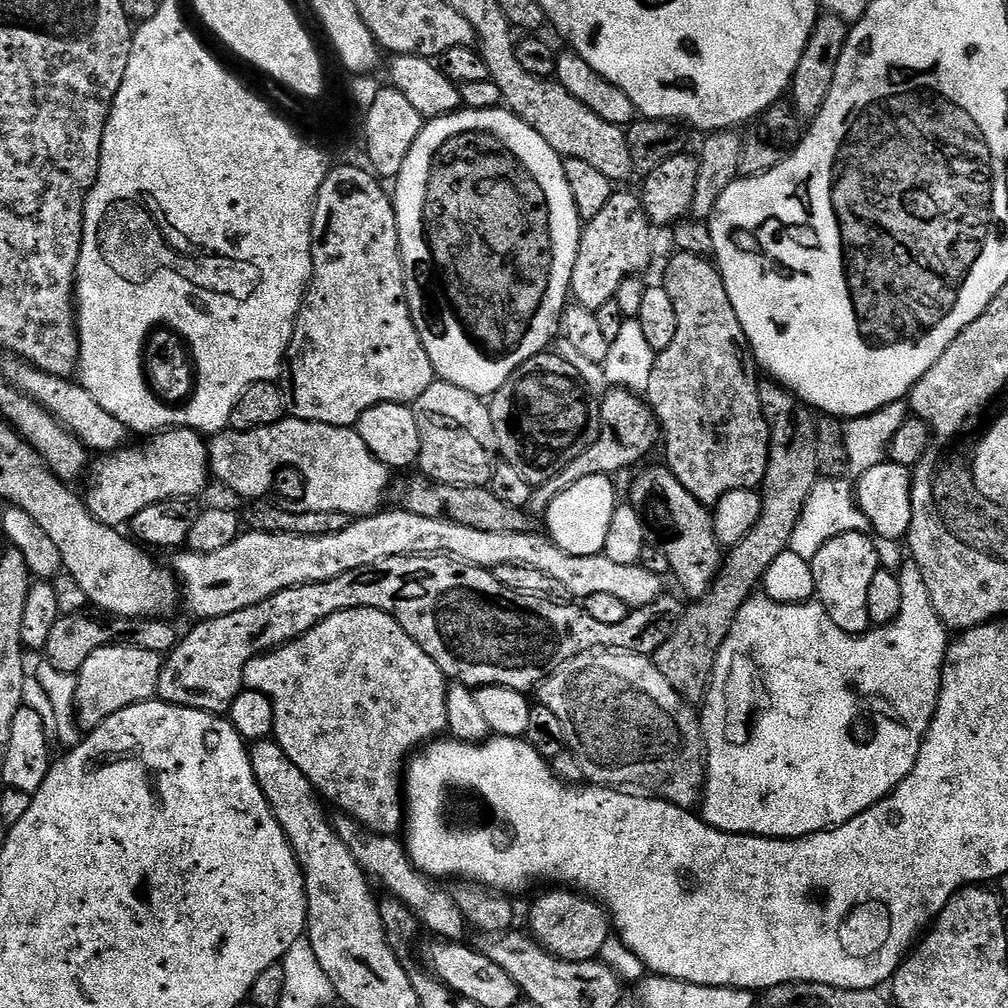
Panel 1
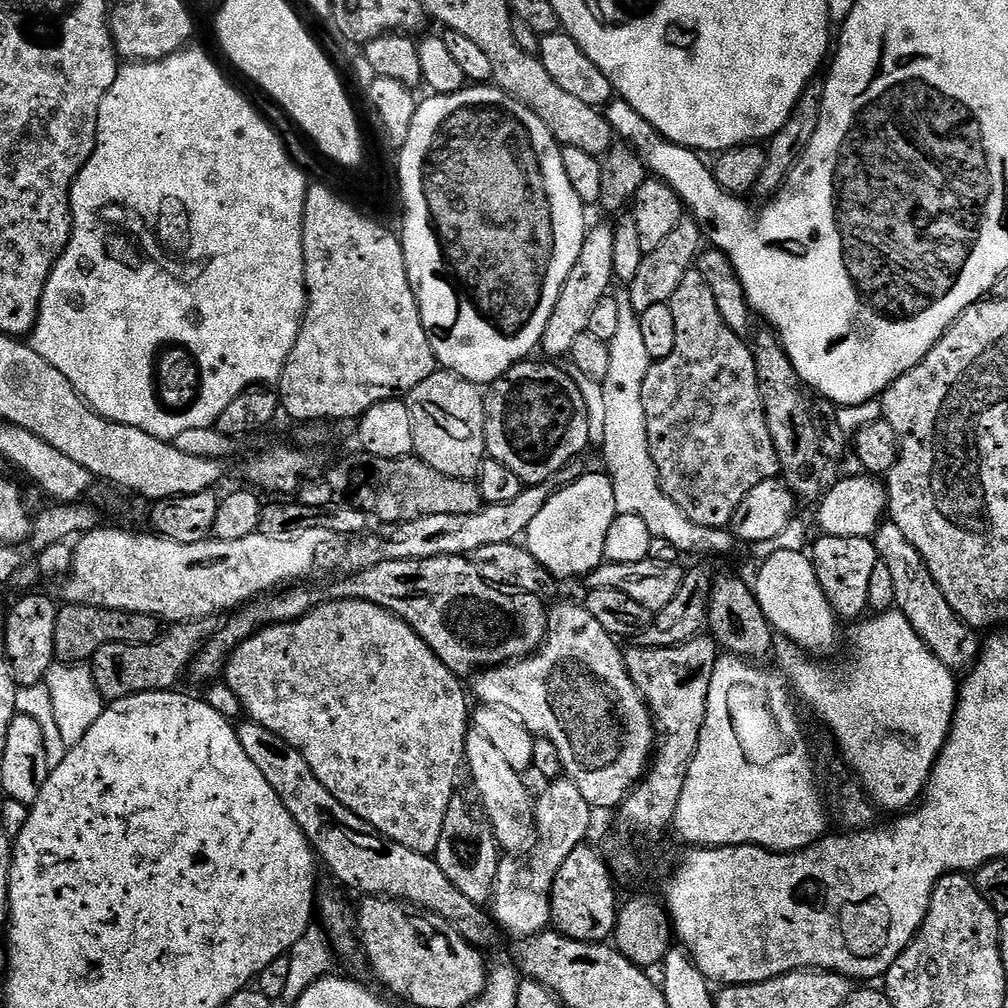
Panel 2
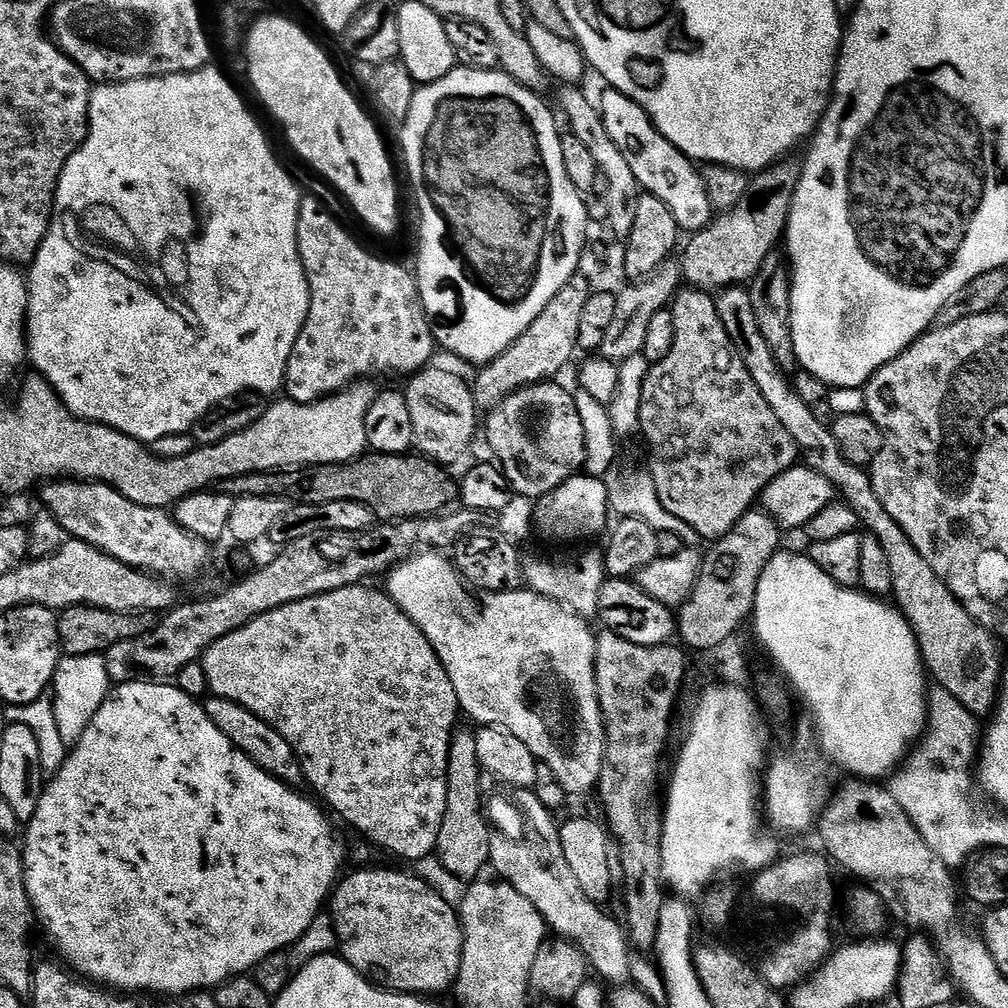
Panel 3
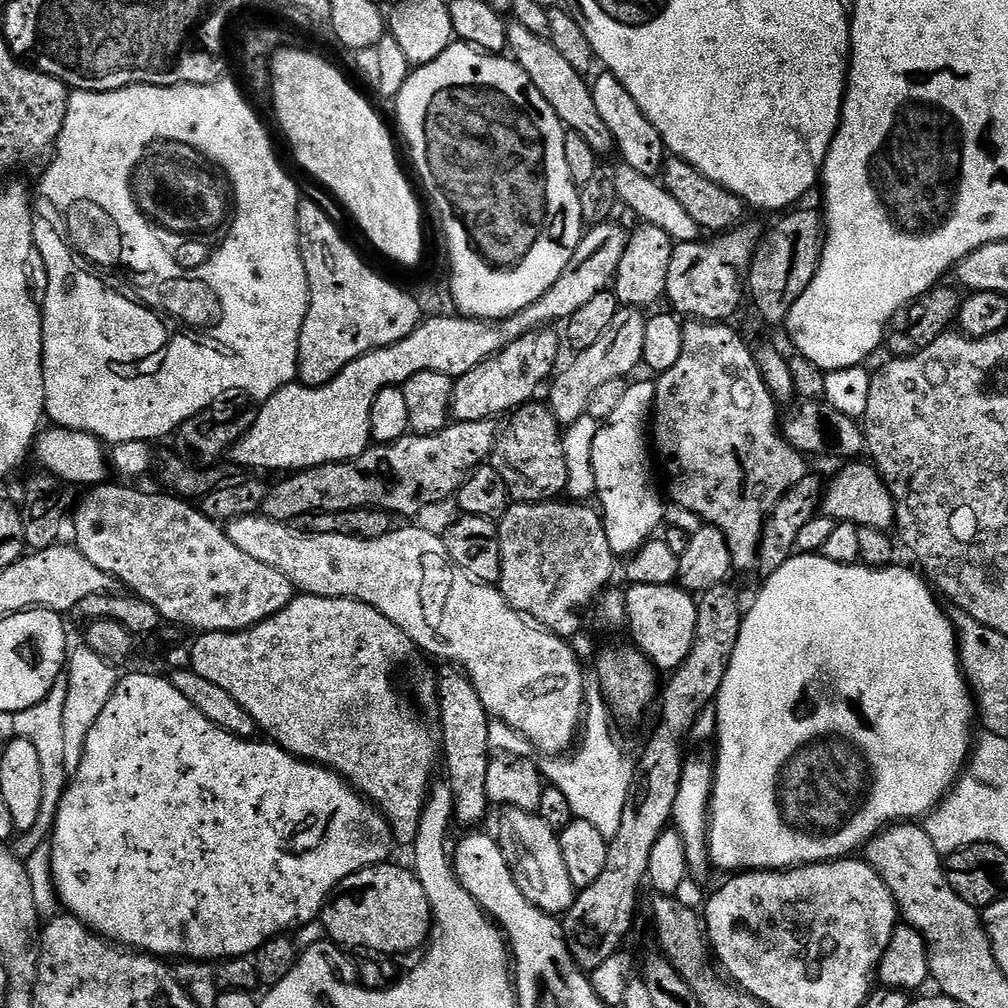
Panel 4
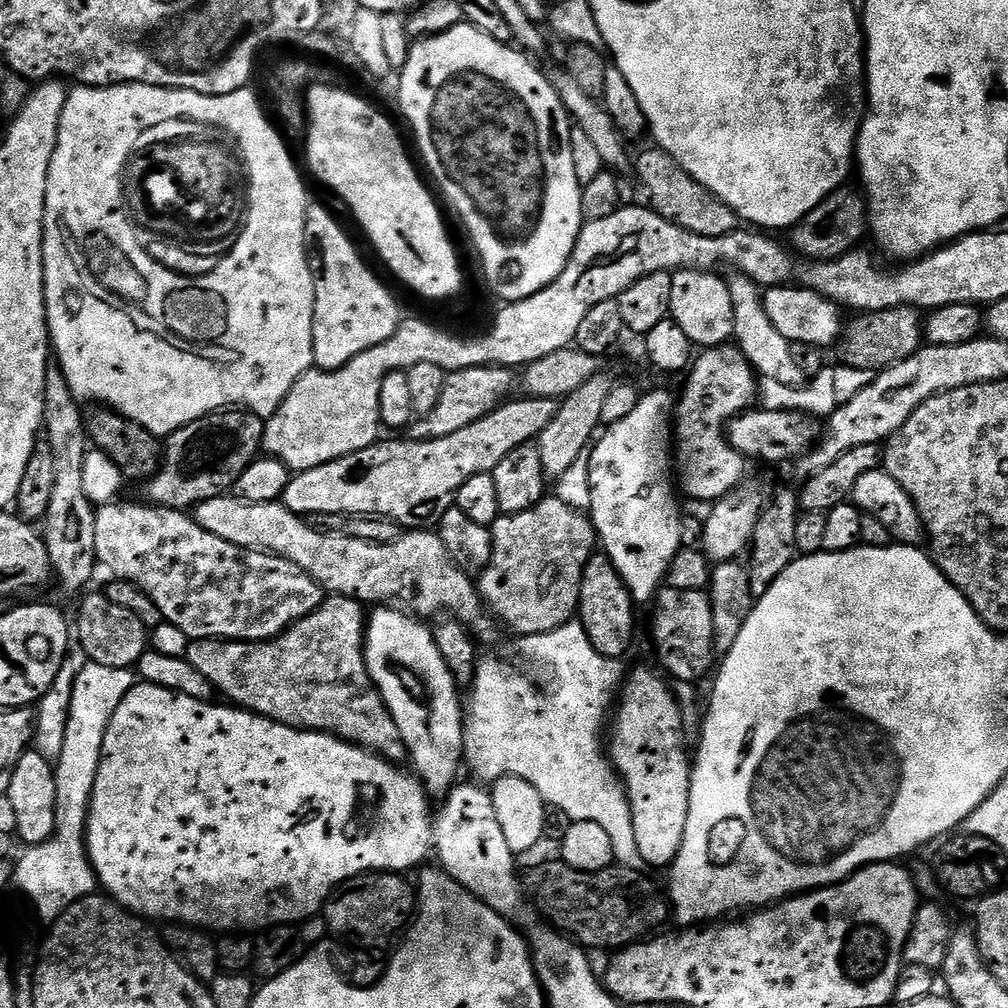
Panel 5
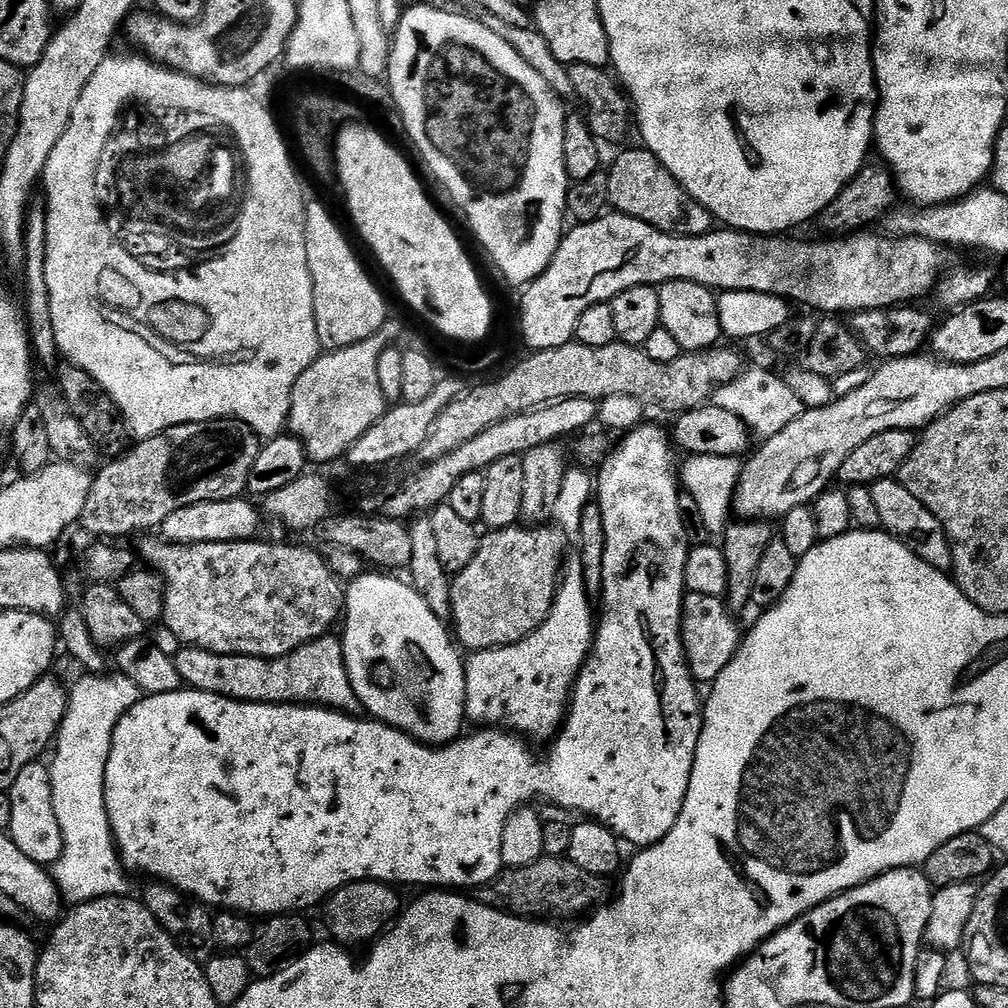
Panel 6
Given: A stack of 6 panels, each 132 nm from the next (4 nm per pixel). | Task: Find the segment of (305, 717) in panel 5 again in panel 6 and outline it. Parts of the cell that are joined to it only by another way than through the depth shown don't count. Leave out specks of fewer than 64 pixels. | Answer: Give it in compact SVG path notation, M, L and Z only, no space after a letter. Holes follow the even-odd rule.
M329 634L296 648L288 656L263 660L257 656L214 654L187 646L179 649L174 659L181 681L189 689L247 700L250 704L306 704L333 708L336 712L356 714L361 711L358 694L350 686L350 674L344 661L344 642L339 635Z

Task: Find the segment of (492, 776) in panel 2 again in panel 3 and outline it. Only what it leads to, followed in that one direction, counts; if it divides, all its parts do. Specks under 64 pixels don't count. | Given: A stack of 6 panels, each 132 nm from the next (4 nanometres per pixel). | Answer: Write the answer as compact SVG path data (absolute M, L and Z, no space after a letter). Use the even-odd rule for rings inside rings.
M512 788L511 791L512 807L520 813L528 812L532 824L528 824L528 832L520 833L520 840L492 837L491 867L496 867L501 881L512 884L522 898L534 902L538 914L542 914L545 924L557 937L570 940L583 950L591 971L595 975L597 972L601 981L612 986L627 985L632 976L633 953L621 921L611 920L601 905L582 894L582 886L578 886L578 878L574 878L574 870L570 870L570 862L566 862L557 821L552 821L555 820L553 813L548 812L537 797L532 800L535 791L527 788Z

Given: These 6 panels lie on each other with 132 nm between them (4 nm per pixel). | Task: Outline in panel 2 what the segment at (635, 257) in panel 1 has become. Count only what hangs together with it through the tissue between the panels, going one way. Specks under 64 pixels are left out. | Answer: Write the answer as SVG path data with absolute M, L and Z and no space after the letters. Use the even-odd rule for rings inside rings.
M600 224L597 228L587 229L582 242L582 254L578 254L578 262L574 262L574 270L570 270L570 278L562 286L562 294L558 294L558 302L554 306L554 314L550 322L546 322L544 337L540 339L540 348L545 357L567 357L571 353L574 342L588 330L590 314L602 298L609 295L614 284L614 234L609 225Z

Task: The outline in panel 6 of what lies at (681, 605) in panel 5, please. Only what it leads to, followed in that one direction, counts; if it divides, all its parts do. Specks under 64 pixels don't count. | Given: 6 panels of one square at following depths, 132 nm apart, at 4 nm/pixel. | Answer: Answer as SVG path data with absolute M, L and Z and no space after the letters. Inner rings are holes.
M688 592L684 598L684 613L680 633L688 659L688 669L697 685L710 686L730 666L742 639L742 628L736 625L737 617L721 597Z

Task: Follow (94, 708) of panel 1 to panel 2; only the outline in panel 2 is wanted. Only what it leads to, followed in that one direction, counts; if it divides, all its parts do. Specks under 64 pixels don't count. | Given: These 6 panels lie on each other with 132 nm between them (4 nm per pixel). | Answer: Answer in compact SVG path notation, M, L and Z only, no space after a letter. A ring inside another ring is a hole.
M211 619L194 620L186 624L172 624L163 636L149 644L107 644L102 646L102 650L98 650L92 655L90 667L94 674L94 682L105 701L121 700L143 692L166 692L175 689L179 685L176 683L186 676L191 669L193 660L199 656L202 645L213 635L212 624Z

